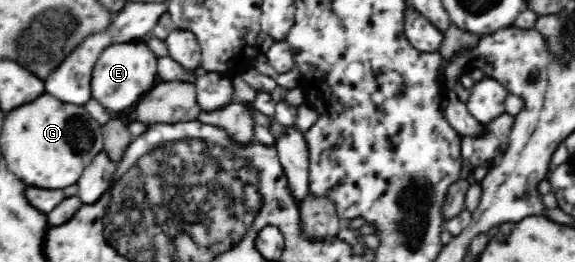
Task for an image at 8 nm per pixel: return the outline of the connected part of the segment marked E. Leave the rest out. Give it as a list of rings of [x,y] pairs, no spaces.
[[[141,41],[110,45],[101,52],[97,65],[93,69],[91,78],[93,99],[97,99],[110,111],[123,111],[126,107],[135,105],[139,97],[155,85],[159,57],[153,55],[146,42],[143,42],[145,45],[139,43]]]

